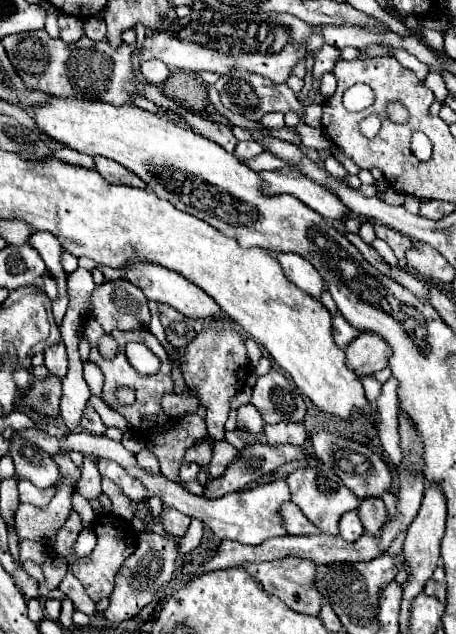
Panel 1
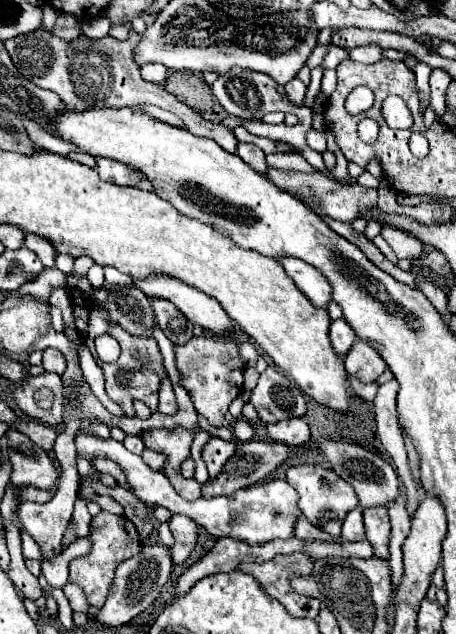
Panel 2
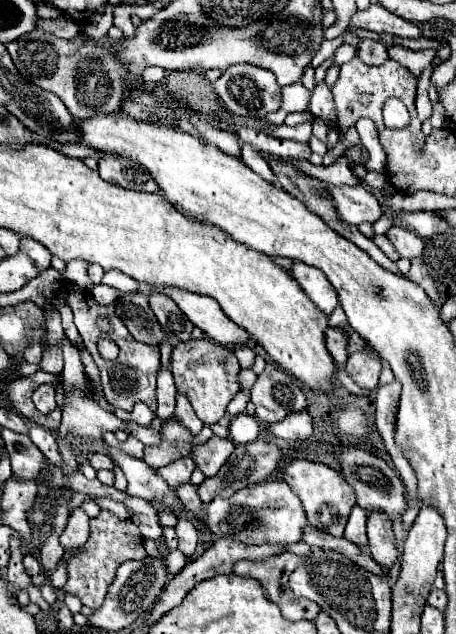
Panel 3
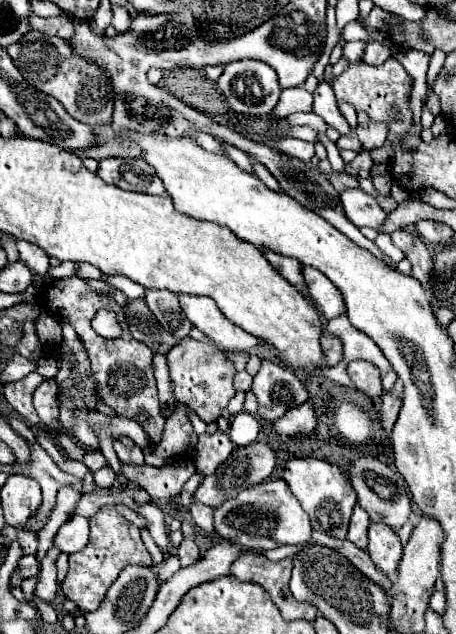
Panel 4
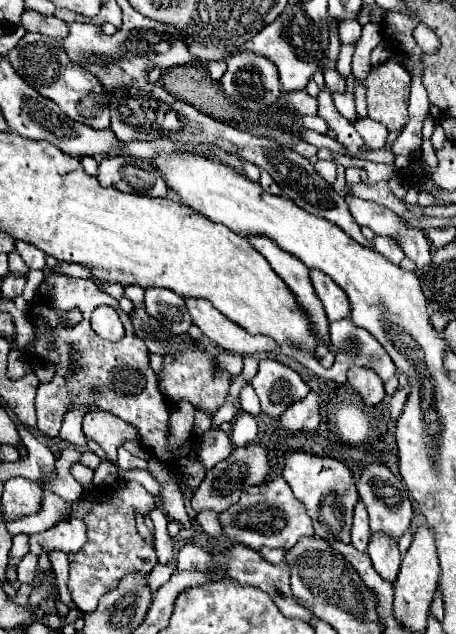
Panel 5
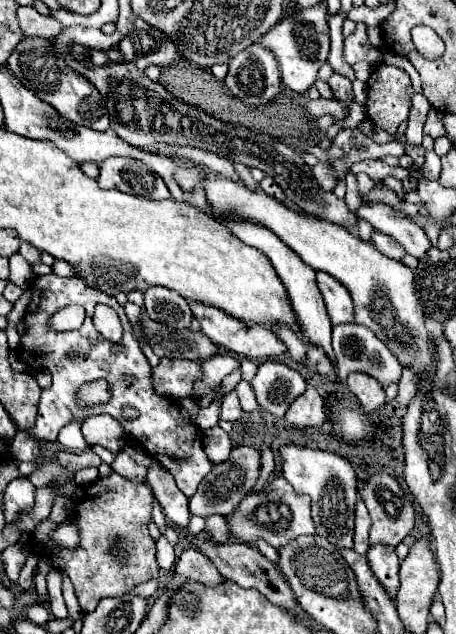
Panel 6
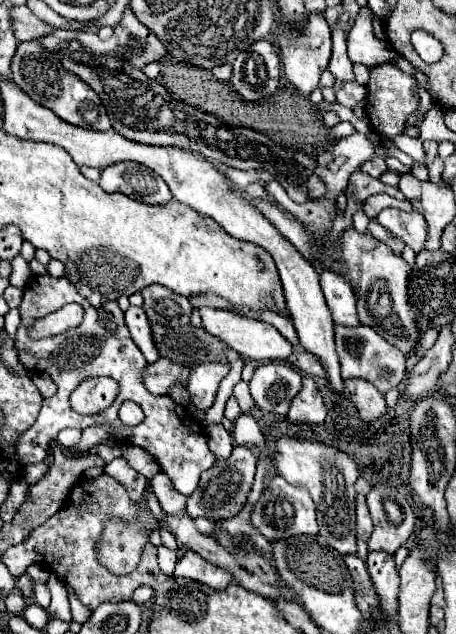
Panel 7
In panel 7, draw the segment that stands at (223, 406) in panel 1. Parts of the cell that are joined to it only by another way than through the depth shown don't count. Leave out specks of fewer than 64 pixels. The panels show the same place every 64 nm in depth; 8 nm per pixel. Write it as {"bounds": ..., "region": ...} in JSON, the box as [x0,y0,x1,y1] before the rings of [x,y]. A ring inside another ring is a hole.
{"bounds":[142,358,188,394],"region":[[[160,358],[154,364],[148,364],[142,372],[142,382],[150,394],[168,394],[170,386],[176,382],[186,384],[188,380],[188,366],[180,366],[170,362],[168,358]]]}

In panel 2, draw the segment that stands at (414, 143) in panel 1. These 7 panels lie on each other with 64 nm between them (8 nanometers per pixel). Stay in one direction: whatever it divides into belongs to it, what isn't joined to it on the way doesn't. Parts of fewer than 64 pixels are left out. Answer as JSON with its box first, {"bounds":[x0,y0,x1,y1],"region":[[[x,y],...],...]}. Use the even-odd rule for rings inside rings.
{"bounds":[409,132,429,158],"region":[[[418,132],[411,135],[409,147],[413,155],[419,158],[424,158],[429,152],[428,141],[422,134]]]}

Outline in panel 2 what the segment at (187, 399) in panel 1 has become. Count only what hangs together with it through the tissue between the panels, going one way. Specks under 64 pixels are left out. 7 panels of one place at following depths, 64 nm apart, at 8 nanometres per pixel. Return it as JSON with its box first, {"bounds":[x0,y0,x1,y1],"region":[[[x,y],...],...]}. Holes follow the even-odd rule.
{"bounds":[158,380,178,414],"region":[[[162,380],[162,384],[160,384],[158,412],[160,414],[176,414],[178,412],[178,404],[176,404],[176,396],[174,396],[170,380]]]}

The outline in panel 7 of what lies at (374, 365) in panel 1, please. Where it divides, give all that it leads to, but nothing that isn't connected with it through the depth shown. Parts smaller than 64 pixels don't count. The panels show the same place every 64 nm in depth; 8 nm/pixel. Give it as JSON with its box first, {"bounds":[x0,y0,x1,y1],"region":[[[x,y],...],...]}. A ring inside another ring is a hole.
{"bounds":[344,378,386,424],"region":[[[350,378],[344,384],[346,384],[346,392],[350,394],[352,404],[356,406],[360,418],[366,424],[370,424],[370,422],[378,420],[380,416],[384,416],[386,400],[384,400],[382,394],[378,394],[378,390],[372,384],[362,382],[360,378]]]}

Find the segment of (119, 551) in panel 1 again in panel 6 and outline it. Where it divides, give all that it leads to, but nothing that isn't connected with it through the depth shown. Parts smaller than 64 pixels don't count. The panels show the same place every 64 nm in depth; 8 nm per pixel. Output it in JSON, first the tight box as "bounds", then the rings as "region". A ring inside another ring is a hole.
{"bounds":[2,472,159,612],"region":[[[112,472],[106,478],[98,478],[92,484],[78,486],[74,498],[72,498],[72,524],[80,530],[80,542],[74,550],[68,550],[64,546],[46,546],[52,540],[52,534],[56,530],[56,522],[42,522],[30,536],[30,544],[22,550],[20,546],[8,546],[2,554],[2,562],[6,568],[6,574],[12,582],[18,580],[18,574],[30,554],[46,556],[46,558],[58,558],[60,568],[64,574],[72,580],[78,602],[84,612],[92,612],[96,604],[102,598],[114,598],[124,592],[124,588],[134,588],[138,584],[147,582],[157,577],[159,566],[156,561],[156,544],[148,534],[148,524],[152,520],[152,502],[154,494],[152,490],[144,486],[132,486],[126,478],[120,478],[116,472]],[[118,536],[124,542],[132,544],[132,556],[128,564],[118,564],[114,556],[114,542]]]}

